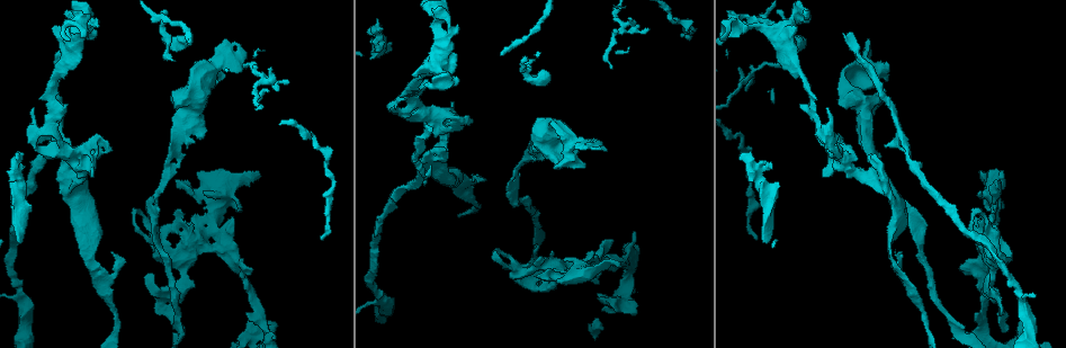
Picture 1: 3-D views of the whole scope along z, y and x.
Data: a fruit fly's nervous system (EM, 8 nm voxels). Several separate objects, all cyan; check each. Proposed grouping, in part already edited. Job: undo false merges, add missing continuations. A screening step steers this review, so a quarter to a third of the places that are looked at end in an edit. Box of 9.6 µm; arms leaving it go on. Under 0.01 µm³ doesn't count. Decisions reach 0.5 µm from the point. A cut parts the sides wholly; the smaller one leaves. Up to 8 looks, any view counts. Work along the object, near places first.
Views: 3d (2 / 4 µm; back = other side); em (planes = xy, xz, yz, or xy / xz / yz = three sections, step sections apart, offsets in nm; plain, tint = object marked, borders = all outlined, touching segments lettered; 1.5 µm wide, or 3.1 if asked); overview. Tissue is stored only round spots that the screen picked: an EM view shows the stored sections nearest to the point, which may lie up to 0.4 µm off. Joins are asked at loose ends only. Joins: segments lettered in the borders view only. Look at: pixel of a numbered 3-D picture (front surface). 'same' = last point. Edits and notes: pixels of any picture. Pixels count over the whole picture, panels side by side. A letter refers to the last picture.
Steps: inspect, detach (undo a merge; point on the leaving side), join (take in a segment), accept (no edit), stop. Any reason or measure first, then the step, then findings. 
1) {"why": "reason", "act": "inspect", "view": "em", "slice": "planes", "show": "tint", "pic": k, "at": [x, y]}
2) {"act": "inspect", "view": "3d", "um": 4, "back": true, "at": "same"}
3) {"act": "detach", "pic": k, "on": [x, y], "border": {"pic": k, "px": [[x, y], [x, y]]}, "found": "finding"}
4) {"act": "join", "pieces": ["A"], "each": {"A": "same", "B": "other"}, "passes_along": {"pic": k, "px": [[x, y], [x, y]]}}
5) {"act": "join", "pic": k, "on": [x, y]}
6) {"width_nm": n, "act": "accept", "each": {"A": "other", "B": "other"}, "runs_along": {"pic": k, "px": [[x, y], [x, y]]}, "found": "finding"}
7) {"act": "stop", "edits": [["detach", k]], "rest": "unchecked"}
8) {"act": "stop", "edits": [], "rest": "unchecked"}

{"why": "branch stops here", "act": "inspect", "view": "em", "slice": "yz", "step": 4, "show": "tint", "pic": 1, "at": [232, 228]}

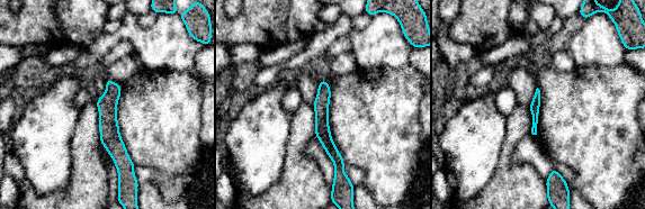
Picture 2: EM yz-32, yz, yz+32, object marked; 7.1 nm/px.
{"act": "inspect", "view": "em", "slice": "yz", "step": 4, "show": "borders", "at": "same"}

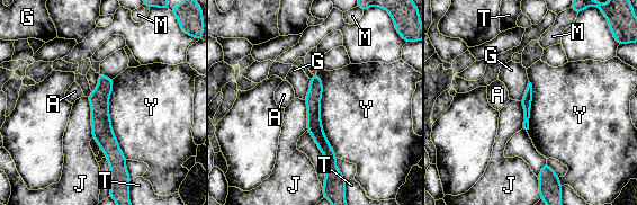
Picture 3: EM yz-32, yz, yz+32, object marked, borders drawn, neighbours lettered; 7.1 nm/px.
{"act": "accept", "each": {"A": "other", "G": "other", "J": "other", "M": "other", "T": "other", "Y": "other"}, "border": {"pic": 3, "px": [[315, 73], [322, 130], [338, 157]]}, "found": "none of them fits"}

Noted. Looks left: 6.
{"why": "closes a loop", "act": "inspect", "view": "3d", "um": 4, "pic": 1, "at": [133, 223]}

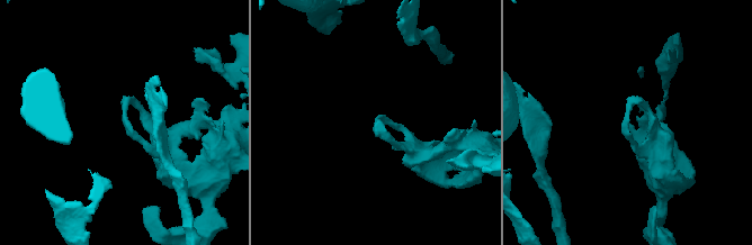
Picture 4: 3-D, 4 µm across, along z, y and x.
{"why": "now the EM", "act": "inspect", "view": "em", "slice": "xz", "step": 8, "show": "tint", "pic": 4, "at": [628, 119]}

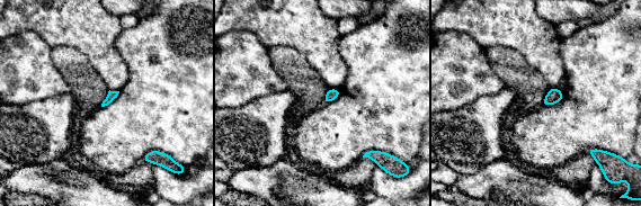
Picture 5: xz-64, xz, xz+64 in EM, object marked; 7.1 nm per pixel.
{"why": "cut it another way", "act": "inspect", "view": "em", "slice": "planes", "show": "borders", "at": "same"}

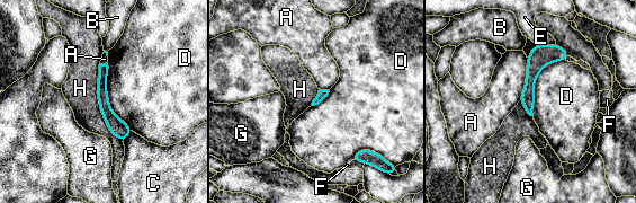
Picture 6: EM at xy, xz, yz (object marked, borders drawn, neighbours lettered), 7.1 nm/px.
{"longest_contact_nm": ["H", 600], "act": "accept", "each": {"A": "other", "B": "other", "C": "other", "D": "other", "E": "other", "F": "other", "G": "other", "H": "other"}, "runs_along": {"pic": 6, "px": [[101, 67], [104, 104], [123, 135]]}, "found": "continuous, no second cell"}

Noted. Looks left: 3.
{"why": "an open end", "act": "inspect", "view": "3d", "um": 4, "pic": 1, "at": [237, 42]}

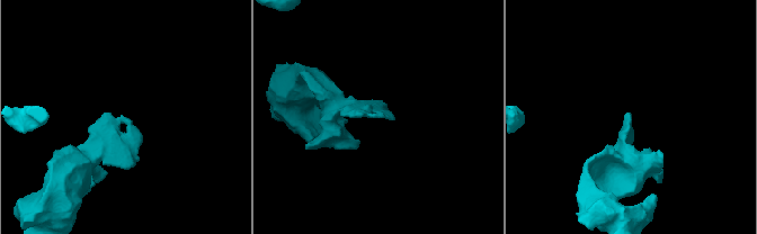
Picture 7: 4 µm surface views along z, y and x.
{"act": "inspect", "view": "em", "slice": "planes", "show": "borders", "pic": 7, "at": [626, 117]}

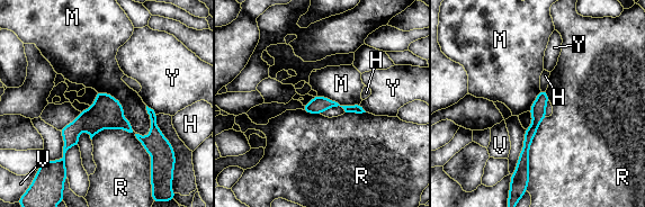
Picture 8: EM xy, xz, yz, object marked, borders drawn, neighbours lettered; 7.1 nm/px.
{"act": "accept", "each": {"H": "other", "M": "other", "R": "other", "V": "other", "Y": "other"}, "runs_along": {"pic": 8, "px": [[63, 132], [118, 122], [158, 145]]}, "found": "no lettered segment goes on from it"}

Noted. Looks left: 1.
{"why": "branch stops here", "act": "inspect", "view": "em", "slice": "planes", "show": "borders", "pic": 1, "at": [457, 27]}

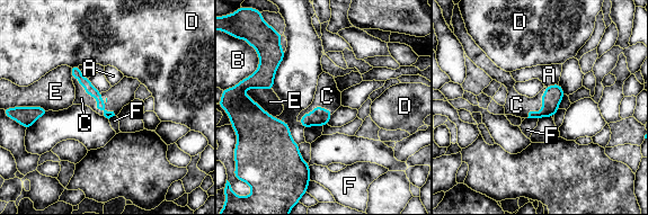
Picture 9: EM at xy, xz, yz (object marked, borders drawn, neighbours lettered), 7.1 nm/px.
{"act": "join", "pieces": ["C"], "each": {"A": "other", "B": "other", "C": "same", "D": "other", "E": "other", "F": "other"}, "passes_along": {"pic": 9, "px": [[76, 72], [92, 95], [81, 98]]}, "found": "it goes on there"}

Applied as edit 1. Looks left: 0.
{"act": "stop", "edits": [["join", 9]], "rest": "unchecked"}

